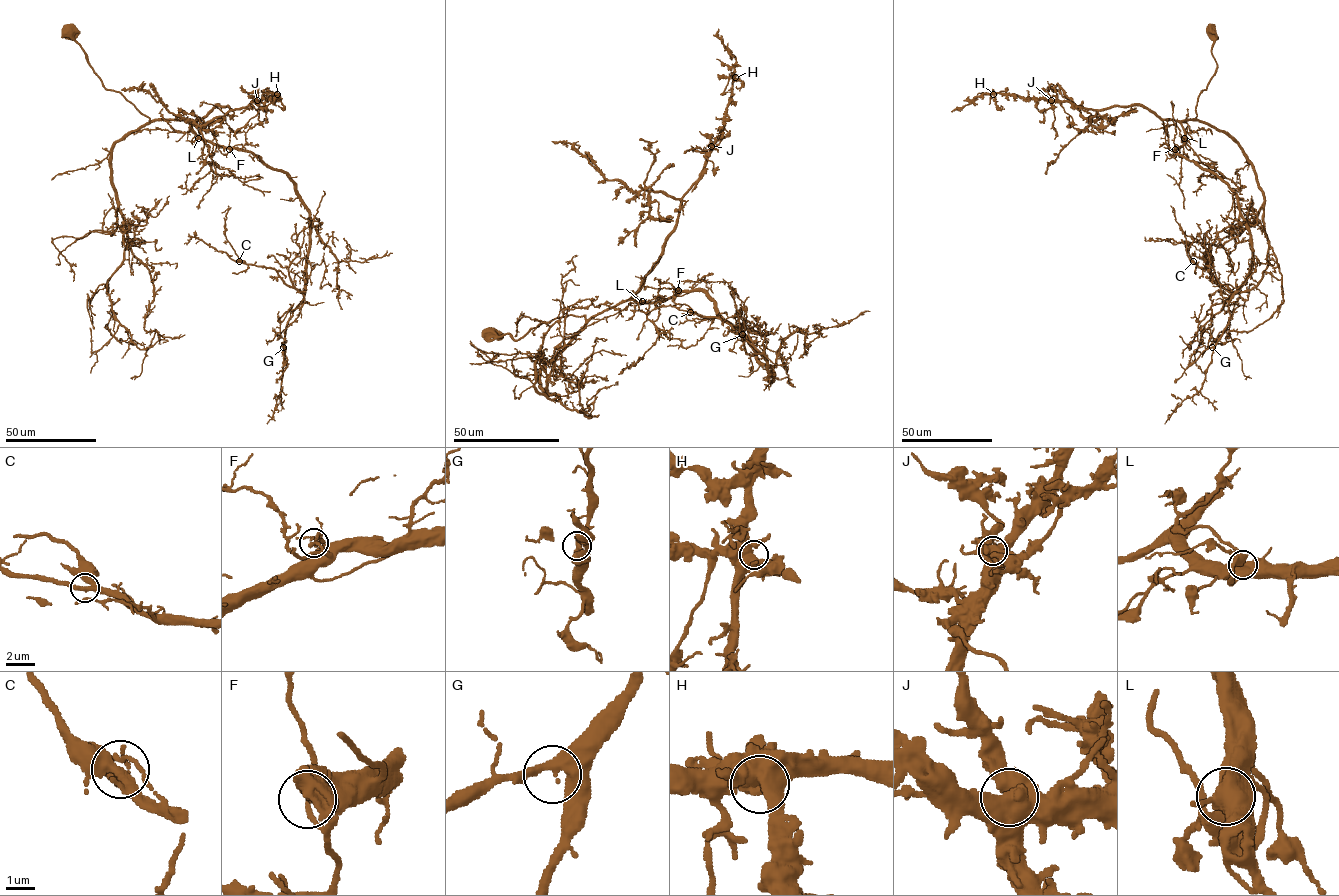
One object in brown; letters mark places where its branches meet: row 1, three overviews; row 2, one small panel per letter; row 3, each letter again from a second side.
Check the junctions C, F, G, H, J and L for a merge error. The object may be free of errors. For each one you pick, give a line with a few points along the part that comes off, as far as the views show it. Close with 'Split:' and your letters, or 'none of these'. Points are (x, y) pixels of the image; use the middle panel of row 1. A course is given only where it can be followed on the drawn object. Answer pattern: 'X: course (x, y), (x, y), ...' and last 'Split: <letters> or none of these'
Split: none of these

